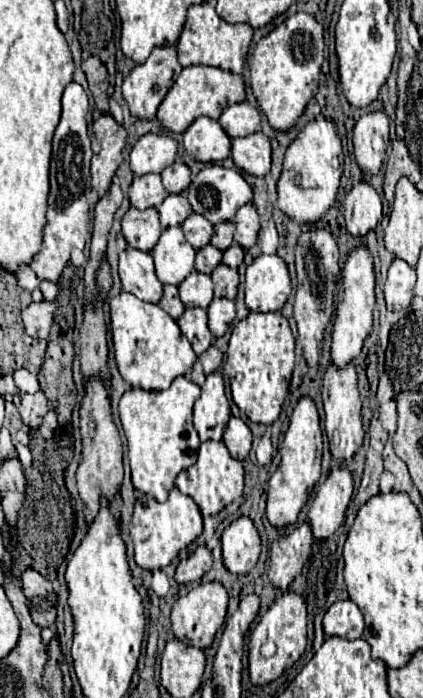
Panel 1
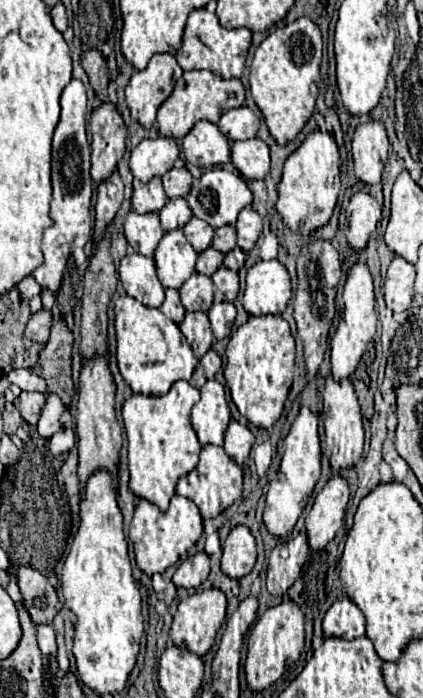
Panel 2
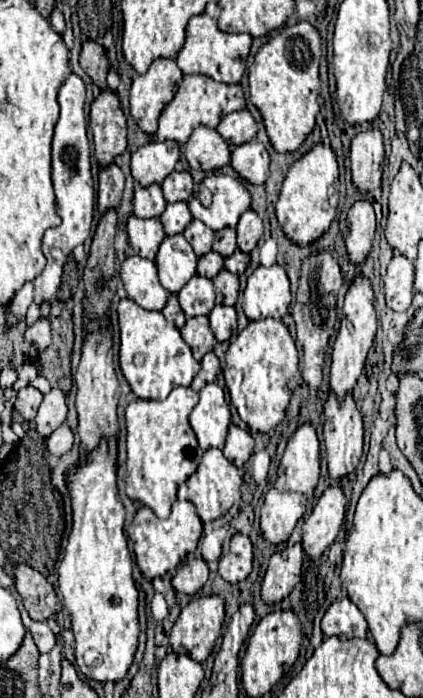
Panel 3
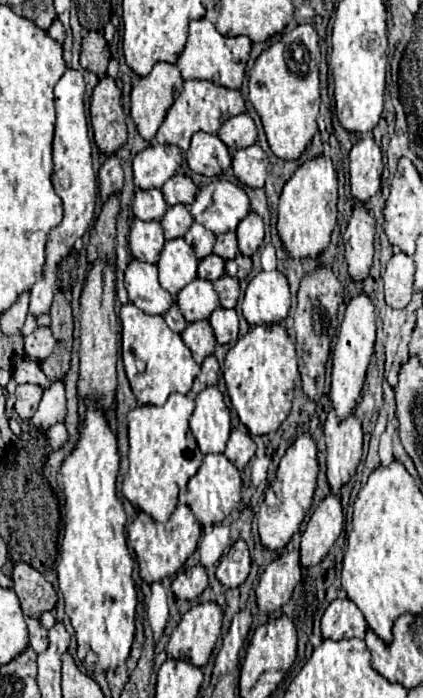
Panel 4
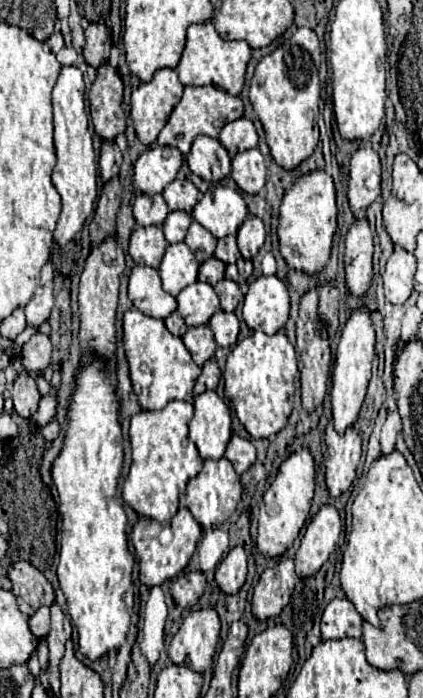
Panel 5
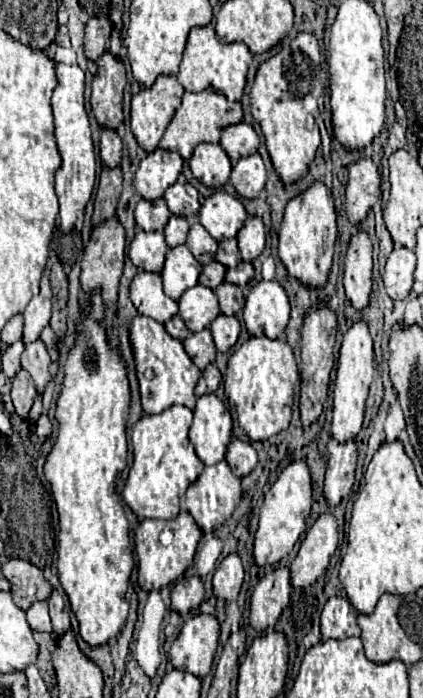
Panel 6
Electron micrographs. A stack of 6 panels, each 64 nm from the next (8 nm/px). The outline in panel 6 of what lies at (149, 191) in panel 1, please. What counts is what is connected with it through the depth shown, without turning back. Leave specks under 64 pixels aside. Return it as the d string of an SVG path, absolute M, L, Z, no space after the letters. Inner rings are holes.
M156 198L156 200L140 200L136 204L136 224L146 230L146 232L152 232L152 230L164 230L168 218L170 218L170 210L164 202L164 198Z

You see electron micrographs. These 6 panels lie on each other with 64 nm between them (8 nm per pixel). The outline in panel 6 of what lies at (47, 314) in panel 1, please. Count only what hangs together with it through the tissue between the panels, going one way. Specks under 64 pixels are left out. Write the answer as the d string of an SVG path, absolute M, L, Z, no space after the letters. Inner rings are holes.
M40 338L36 342L24 346L24 352L22 352L22 368L28 370L30 376L34 378L38 392L42 392L46 388L46 382L50 378L48 366L50 366L50 354L48 354L46 344Z

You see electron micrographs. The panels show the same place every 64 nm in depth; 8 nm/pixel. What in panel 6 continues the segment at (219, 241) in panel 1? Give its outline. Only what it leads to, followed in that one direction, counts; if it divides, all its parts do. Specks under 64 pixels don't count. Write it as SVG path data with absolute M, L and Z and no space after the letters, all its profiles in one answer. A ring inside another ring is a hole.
M228 238L228 240L222 240L222 242L218 244L216 260L218 260L218 262L222 262L226 268L230 268L230 266L236 266L236 264L238 264L238 260L240 260L240 252L238 252L236 238Z

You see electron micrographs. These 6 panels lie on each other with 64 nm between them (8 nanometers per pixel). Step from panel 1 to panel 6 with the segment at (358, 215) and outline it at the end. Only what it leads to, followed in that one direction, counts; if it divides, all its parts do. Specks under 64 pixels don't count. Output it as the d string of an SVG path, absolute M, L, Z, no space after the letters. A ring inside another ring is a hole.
M366 232L350 238L344 264L344 290L354 308L366 308L372 292L372 240Z

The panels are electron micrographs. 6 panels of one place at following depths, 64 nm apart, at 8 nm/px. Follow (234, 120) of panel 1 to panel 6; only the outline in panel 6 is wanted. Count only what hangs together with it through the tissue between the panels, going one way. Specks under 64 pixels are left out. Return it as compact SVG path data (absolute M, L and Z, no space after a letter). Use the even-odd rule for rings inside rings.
M240 122L240 124L232 124L224 128L220 138L220 146L226 150L232 162L236 162L242 156L254 154L258 150L258 144L260 144L258 134L248 122Z

